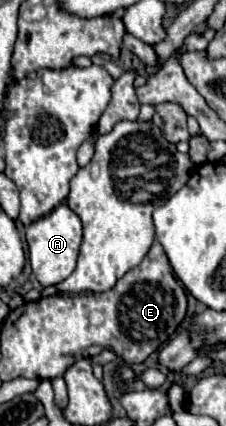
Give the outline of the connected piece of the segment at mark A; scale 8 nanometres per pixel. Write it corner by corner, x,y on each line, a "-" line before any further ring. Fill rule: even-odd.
60,203
56,209
52,209
44,217
36,219
26,229
30,265
32,265
36,279
42,283
42,287
60,283
62,279
66,279
74,271
80,241
82,241
82,221
66,203

